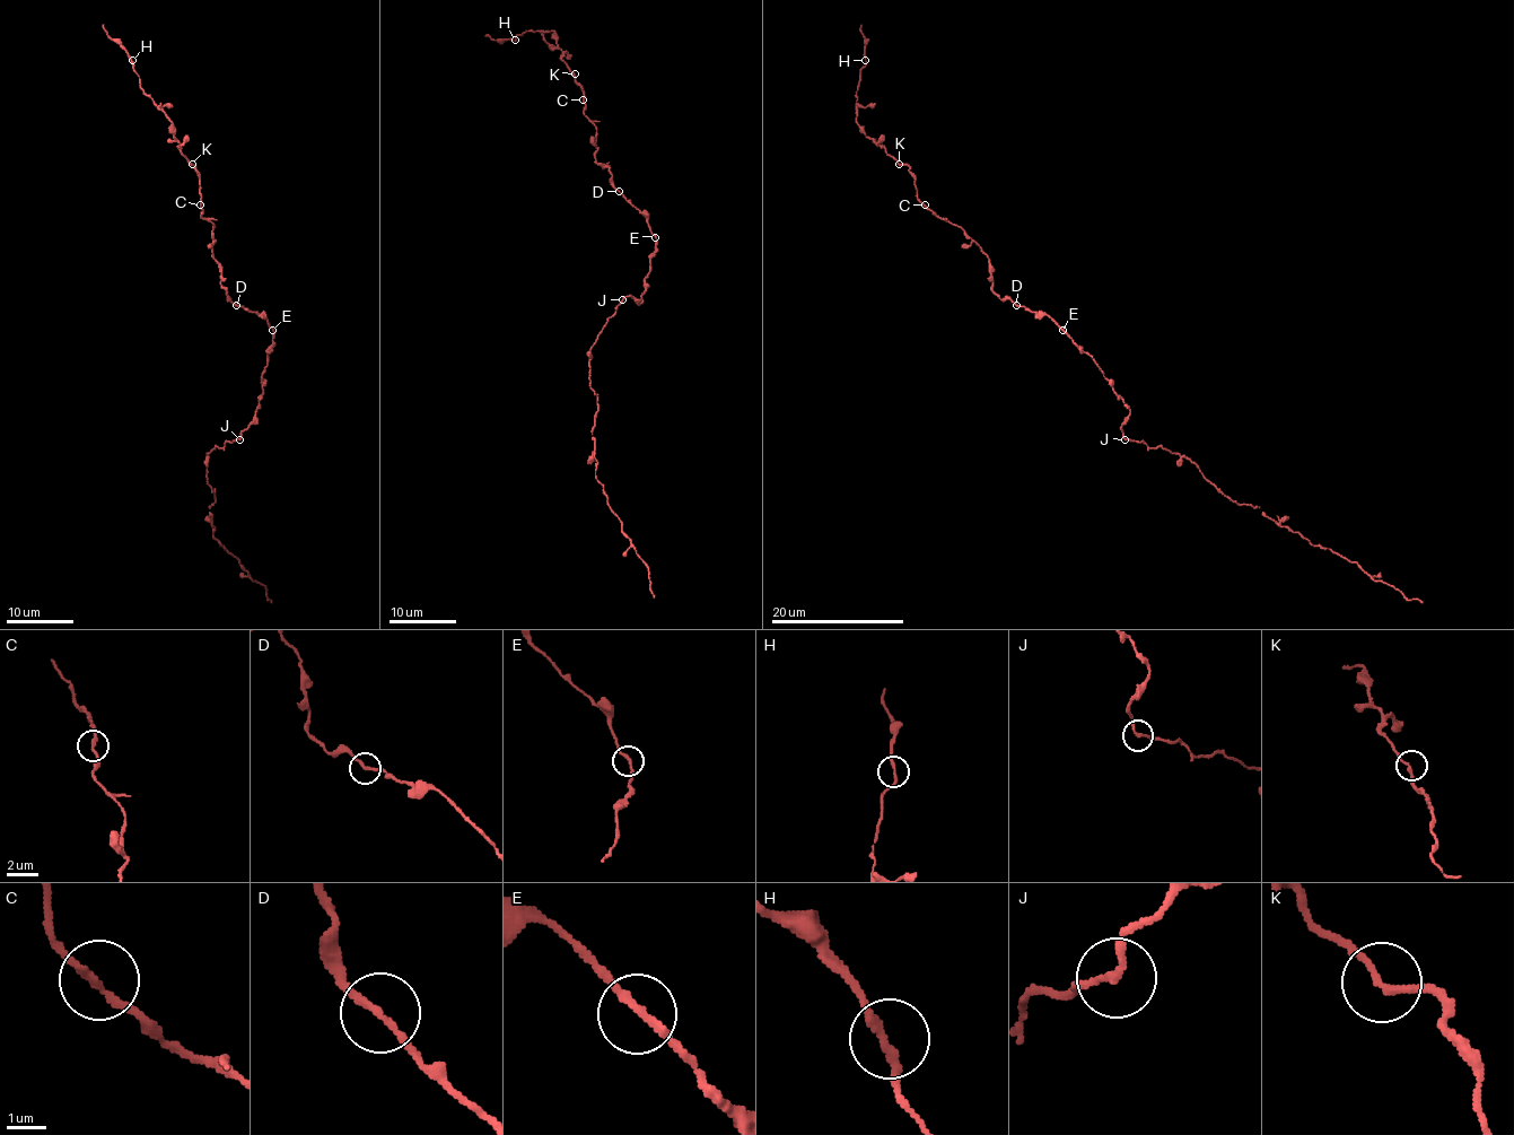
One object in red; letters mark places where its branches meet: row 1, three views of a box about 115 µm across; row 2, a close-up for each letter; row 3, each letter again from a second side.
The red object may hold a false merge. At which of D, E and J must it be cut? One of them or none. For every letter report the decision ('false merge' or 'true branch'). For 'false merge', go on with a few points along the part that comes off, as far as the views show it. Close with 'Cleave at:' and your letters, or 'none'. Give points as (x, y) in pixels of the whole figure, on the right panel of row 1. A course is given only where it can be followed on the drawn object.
D: true branch
E: true branch
J: true branch
Cleave at: none

